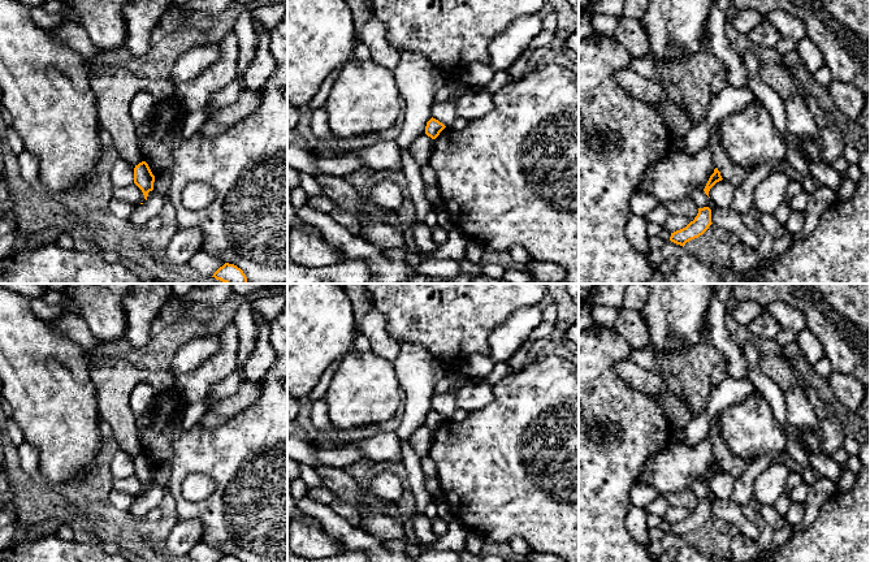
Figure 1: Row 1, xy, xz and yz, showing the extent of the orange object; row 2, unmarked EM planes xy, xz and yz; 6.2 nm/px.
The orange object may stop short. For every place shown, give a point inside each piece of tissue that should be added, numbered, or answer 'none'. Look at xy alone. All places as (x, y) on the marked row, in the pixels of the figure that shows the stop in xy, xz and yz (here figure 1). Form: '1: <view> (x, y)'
none

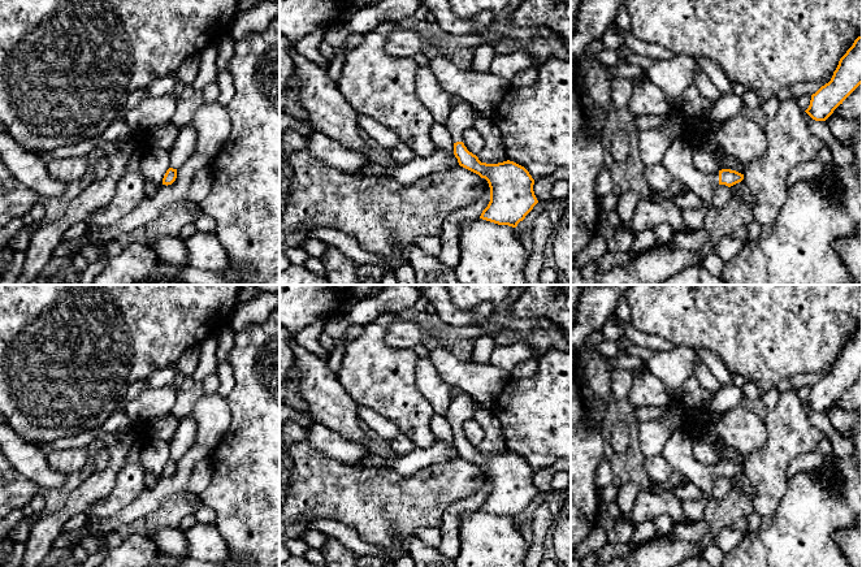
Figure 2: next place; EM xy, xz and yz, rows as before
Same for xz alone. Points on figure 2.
1: xz (462, 116)

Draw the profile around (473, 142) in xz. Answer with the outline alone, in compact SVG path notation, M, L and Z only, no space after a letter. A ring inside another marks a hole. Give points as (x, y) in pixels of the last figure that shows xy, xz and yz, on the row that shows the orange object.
M475 127L467 129L463 133L463 143L467 147L467 150L476 156L482 151L485 146L482 137Z

